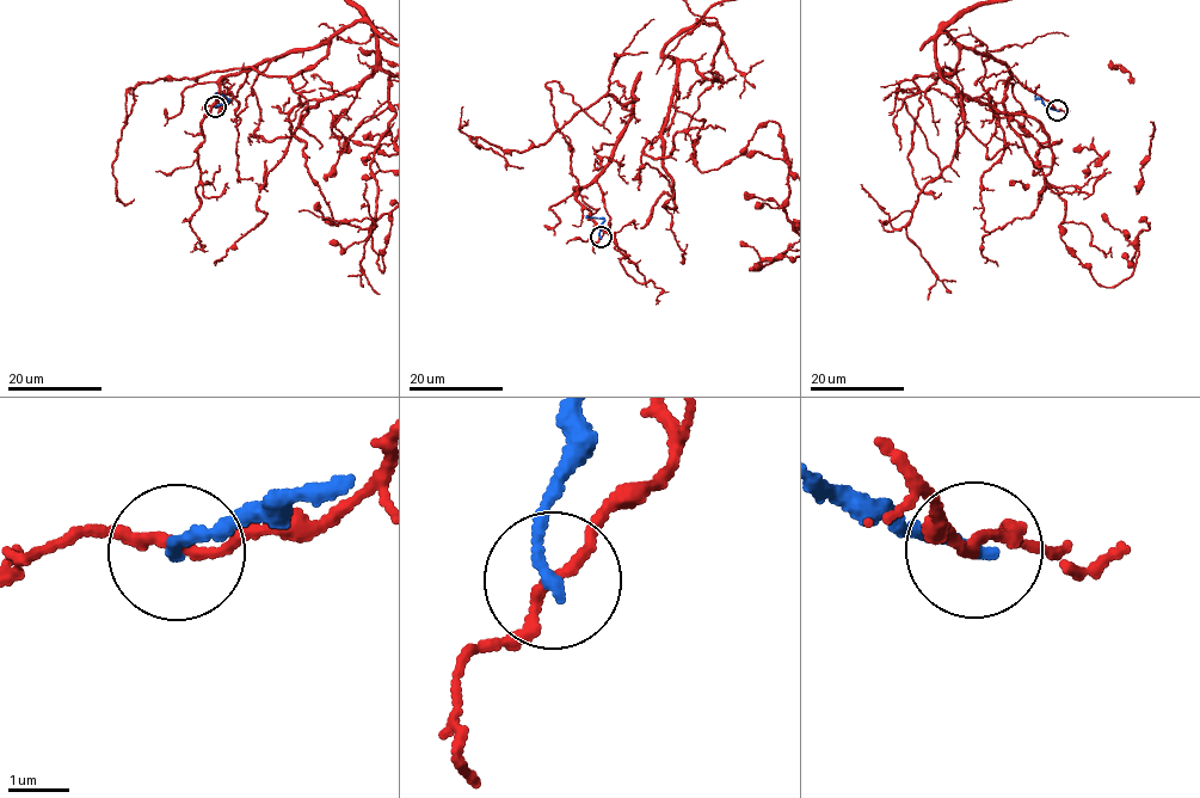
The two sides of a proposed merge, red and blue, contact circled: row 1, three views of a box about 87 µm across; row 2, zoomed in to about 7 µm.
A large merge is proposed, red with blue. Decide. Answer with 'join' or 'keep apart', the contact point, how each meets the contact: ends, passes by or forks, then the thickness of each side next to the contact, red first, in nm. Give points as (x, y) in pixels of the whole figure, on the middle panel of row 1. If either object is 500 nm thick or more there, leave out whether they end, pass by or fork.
keep apart; place (601, 237); red passes by; blue ends; calibres 160 and 190 nm

